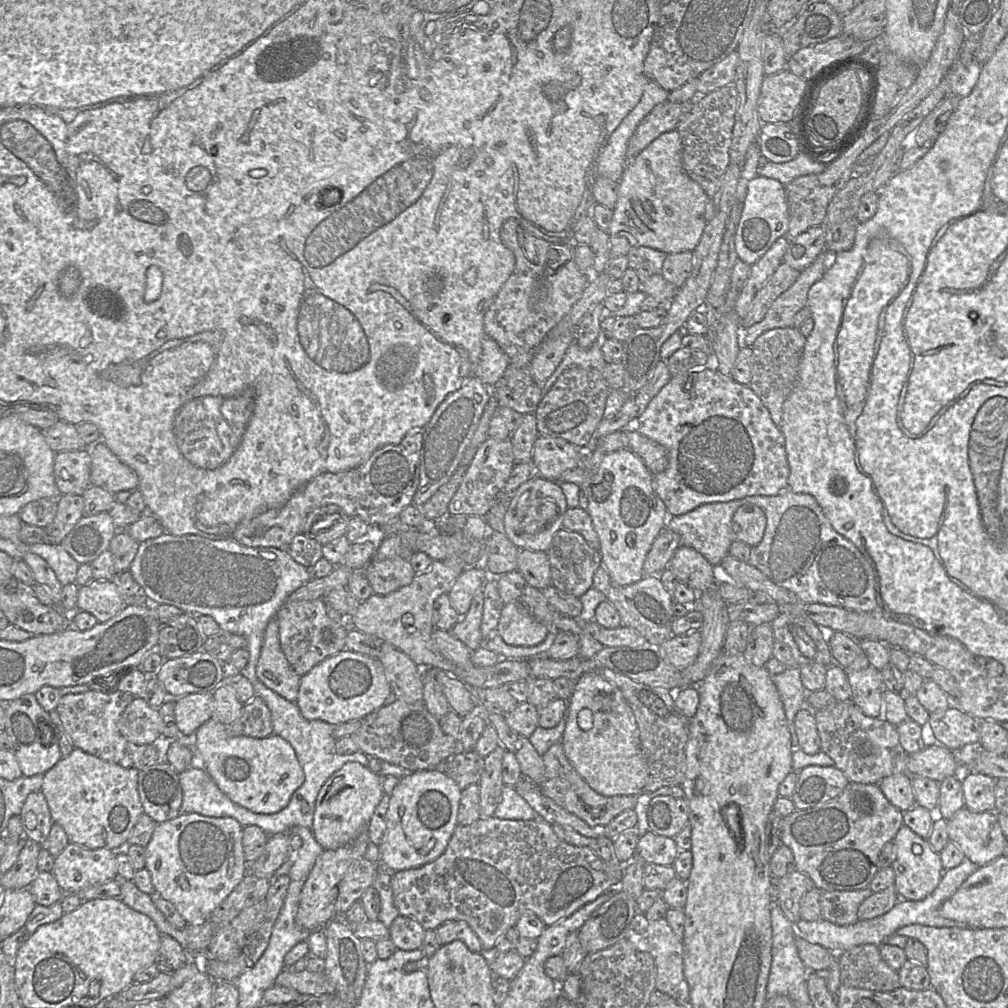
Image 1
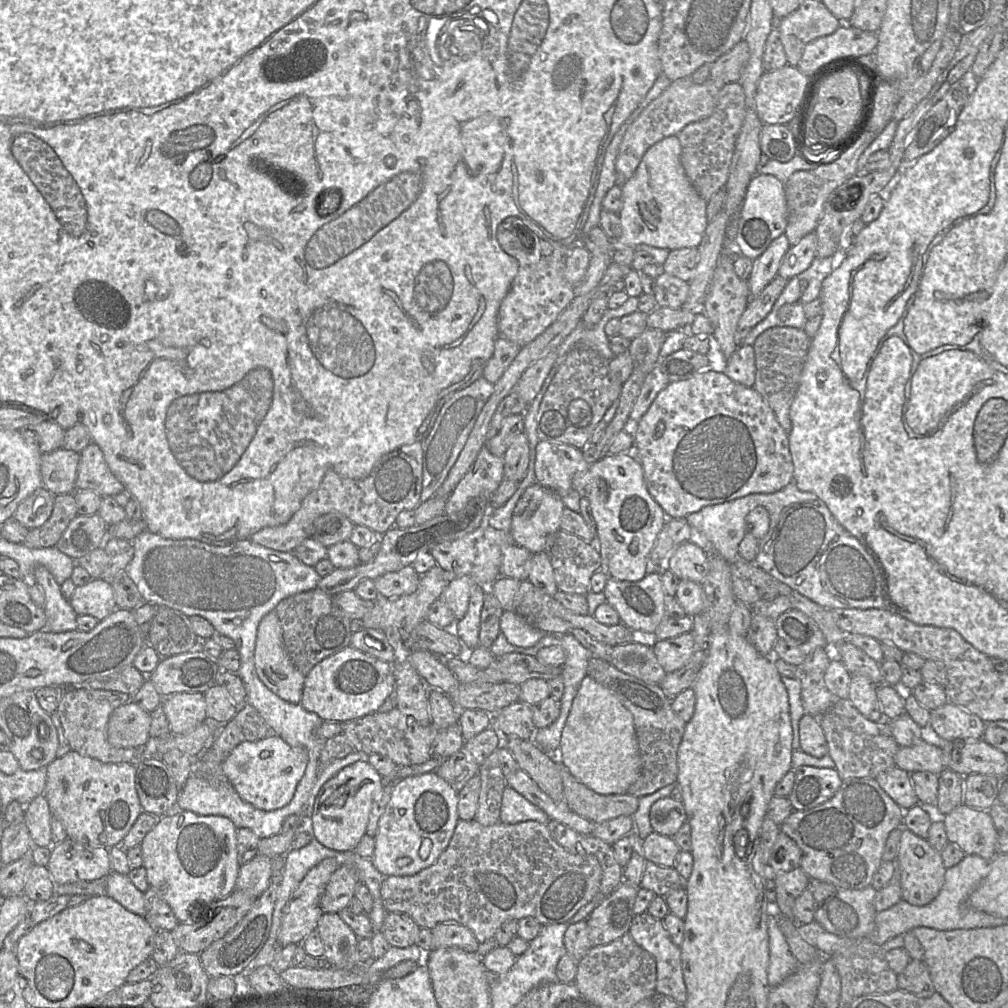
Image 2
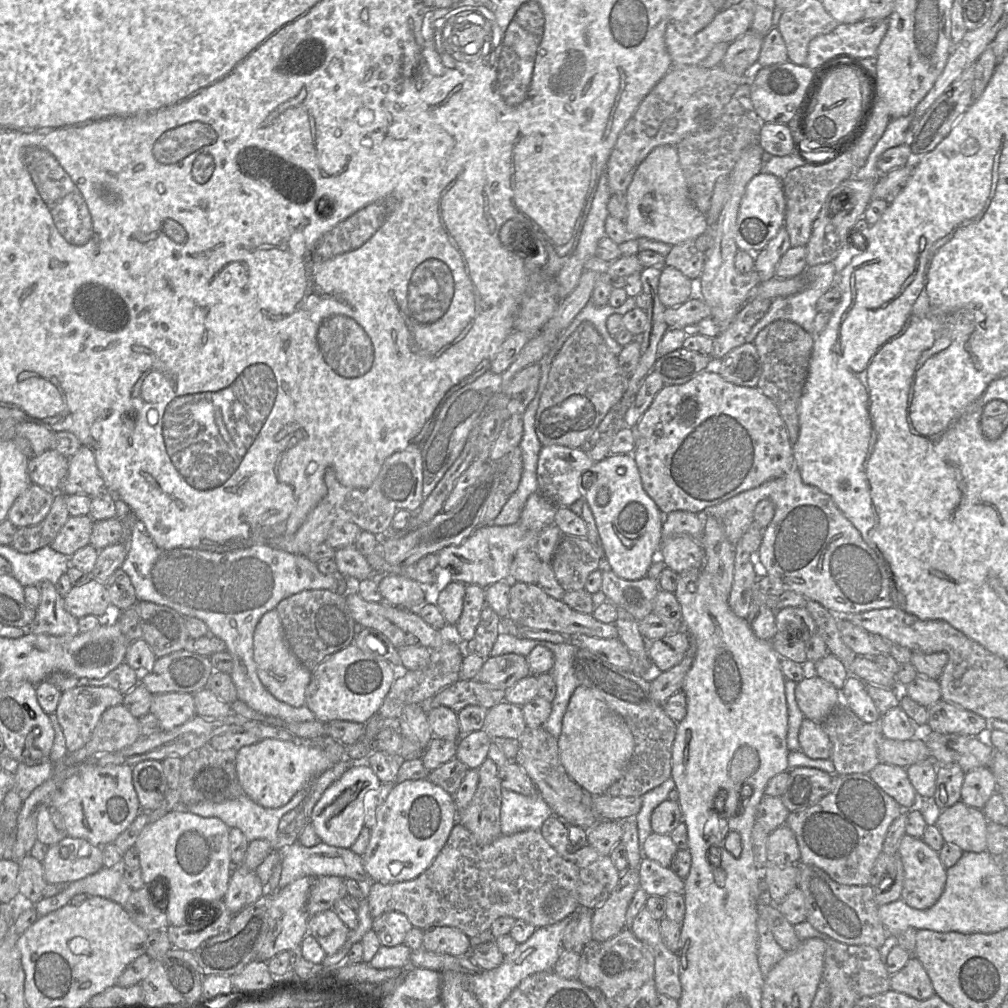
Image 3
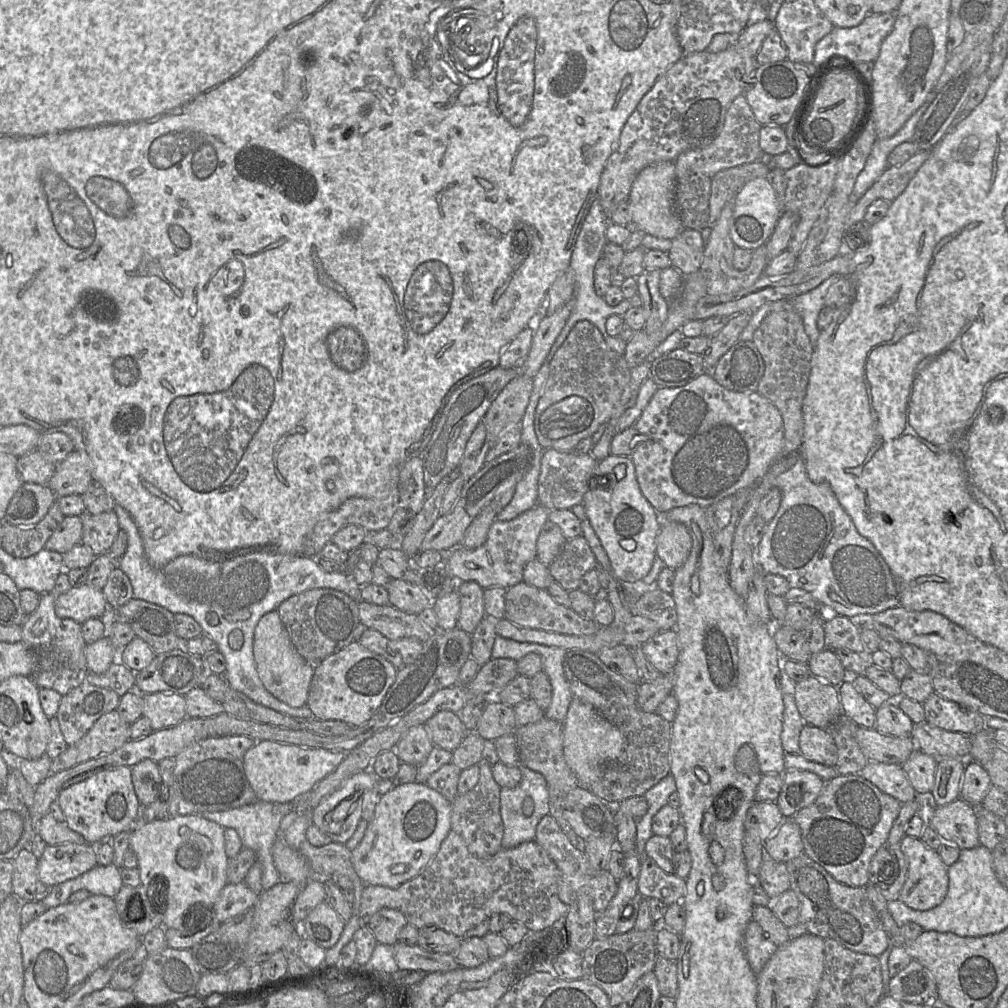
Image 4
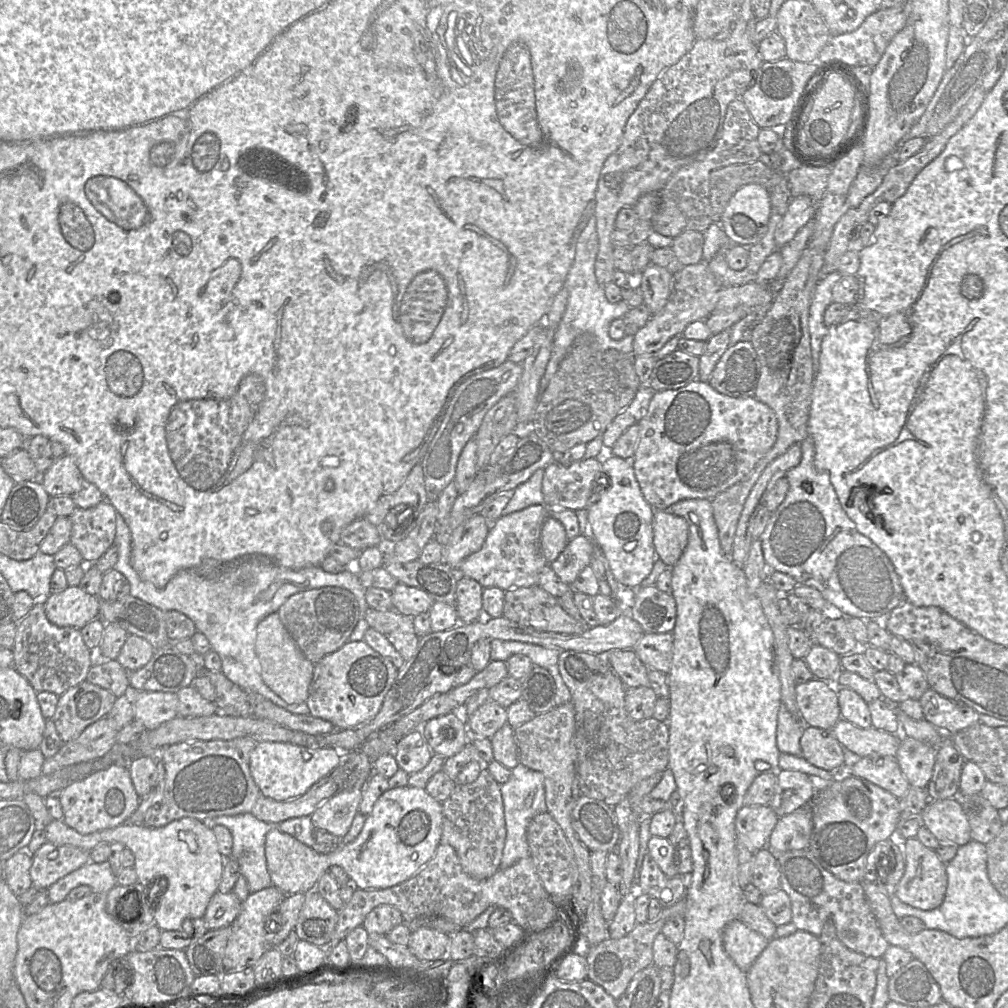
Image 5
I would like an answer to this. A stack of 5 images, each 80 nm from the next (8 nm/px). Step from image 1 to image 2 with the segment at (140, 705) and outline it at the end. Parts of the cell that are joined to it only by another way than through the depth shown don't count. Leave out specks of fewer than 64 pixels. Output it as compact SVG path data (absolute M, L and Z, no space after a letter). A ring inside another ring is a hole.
M129 701L111 713L107 740L115 748L143 747L150 738L150 725L150 713Z

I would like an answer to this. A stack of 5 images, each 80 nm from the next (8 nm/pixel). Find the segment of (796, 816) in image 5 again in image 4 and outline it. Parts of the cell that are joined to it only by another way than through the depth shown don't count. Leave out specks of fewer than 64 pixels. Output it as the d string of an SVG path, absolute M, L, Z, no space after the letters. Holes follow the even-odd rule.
M785 819L764 843L766 856L780 863L798 857L803 849L800 827L793 819Z

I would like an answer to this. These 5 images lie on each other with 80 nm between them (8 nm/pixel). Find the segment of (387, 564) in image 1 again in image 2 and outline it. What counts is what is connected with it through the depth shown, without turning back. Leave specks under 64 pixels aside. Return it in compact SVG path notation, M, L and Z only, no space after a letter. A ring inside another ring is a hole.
M412 565L398 571L386 573L374 580L379 594L386 598L398 598L410 595L417 590L419 575Z

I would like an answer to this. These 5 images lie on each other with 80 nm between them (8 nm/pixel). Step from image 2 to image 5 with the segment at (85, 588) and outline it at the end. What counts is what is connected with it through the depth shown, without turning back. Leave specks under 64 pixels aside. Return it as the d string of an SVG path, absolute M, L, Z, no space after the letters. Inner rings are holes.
M68 586L44 598L47 619L59 627L82 629L99 617L100 598L88 594L79 586Z

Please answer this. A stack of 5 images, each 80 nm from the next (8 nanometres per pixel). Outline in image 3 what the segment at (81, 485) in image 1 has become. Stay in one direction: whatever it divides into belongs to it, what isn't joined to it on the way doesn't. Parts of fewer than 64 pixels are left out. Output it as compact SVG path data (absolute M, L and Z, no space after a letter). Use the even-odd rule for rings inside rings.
M48 449L28 460L27 471L32 484L59 492L67 475L69 459L56 450Z

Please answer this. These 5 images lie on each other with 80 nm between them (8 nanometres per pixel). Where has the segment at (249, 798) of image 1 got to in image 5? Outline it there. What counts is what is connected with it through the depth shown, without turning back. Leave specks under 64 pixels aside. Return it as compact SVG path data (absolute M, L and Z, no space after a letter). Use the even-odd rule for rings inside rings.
M258 742L250 753L250 774L262 794L276 801L304 795L315 783L340 764L342 752L325 746L309 748L285 742Z

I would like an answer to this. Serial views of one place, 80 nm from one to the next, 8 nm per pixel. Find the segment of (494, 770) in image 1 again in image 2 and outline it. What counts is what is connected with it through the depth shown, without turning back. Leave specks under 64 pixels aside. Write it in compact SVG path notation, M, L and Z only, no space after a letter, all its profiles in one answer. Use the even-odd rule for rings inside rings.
M496 750L480 766L478 774L481 786L474 820L483 826L491 826L500 822L502 795L507 786Z

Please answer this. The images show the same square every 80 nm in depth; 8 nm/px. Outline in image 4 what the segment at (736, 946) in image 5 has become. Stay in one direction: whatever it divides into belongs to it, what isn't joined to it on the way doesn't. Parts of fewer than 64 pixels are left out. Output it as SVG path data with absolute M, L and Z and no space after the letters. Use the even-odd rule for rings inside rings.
M753 920L746 928L743 947L747 961L756 975L778 949L778 946L765 936L760 925Z

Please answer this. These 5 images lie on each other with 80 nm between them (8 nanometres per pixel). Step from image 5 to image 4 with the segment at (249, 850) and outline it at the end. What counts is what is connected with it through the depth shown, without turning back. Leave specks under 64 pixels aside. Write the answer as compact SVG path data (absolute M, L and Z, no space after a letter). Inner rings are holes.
M256 801L255 803L230 810L203 812L201 816L207 820L219 824L223 828L233 828L236 830L241 839L243 847L252 849L255 852L257 862L260 863L262 868L262 889L268 890L280 882L280 876L272 858L272 846L278 835L280 835L280 821L287 813L293 810L295 810L295 801L282 804Z

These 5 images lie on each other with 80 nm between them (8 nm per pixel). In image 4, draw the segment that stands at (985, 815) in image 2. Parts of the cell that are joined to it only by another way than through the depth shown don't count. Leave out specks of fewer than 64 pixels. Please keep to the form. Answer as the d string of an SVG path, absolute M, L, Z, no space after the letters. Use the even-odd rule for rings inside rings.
M960 797L947 805L937 806L929 825L943 842L960 849L980 844L974 807Z

